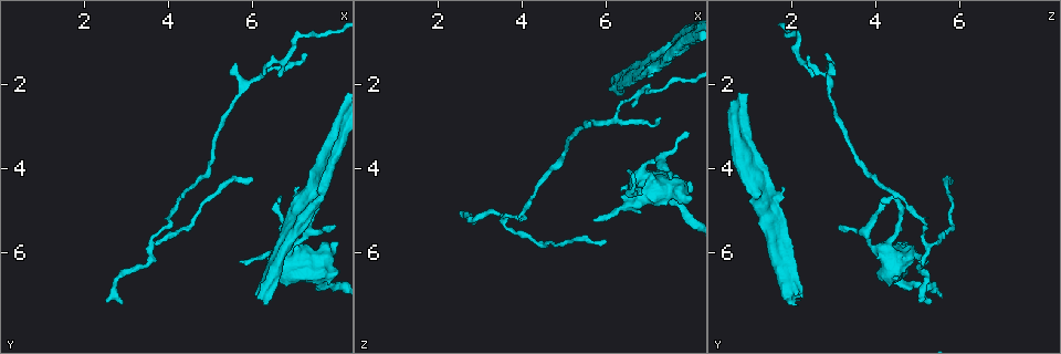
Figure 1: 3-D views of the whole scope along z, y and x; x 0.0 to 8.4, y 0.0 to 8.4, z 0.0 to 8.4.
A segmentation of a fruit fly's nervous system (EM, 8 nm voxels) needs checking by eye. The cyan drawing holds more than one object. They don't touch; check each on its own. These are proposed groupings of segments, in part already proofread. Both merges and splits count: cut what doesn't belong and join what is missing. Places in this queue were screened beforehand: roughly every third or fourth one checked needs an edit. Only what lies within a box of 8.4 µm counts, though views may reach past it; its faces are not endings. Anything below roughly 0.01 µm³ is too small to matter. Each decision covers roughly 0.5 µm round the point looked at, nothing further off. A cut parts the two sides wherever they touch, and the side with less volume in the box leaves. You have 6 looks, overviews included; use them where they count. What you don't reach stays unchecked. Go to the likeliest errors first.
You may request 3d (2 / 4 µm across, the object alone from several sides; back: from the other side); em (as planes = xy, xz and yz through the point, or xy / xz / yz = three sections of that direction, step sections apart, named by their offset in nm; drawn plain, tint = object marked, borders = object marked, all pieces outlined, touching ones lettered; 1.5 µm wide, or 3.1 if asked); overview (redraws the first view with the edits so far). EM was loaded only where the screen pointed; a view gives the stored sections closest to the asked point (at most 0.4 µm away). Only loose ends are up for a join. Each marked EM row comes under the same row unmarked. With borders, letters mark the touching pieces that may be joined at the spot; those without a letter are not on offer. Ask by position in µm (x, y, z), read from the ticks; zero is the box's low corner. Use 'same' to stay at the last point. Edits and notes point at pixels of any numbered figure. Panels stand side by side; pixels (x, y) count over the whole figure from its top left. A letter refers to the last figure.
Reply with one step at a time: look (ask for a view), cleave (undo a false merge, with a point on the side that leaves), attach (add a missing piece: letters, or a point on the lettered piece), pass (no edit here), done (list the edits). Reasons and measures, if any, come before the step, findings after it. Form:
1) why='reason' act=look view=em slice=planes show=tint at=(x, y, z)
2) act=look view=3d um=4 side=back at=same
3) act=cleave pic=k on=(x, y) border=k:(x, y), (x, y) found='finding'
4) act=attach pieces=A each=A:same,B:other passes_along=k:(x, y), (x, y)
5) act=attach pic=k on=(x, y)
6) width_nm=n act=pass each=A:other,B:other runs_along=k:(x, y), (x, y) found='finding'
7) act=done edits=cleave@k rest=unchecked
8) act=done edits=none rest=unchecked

why='free end' act=look view=3d um=2 at=(8.00, 5.35, 3.15)

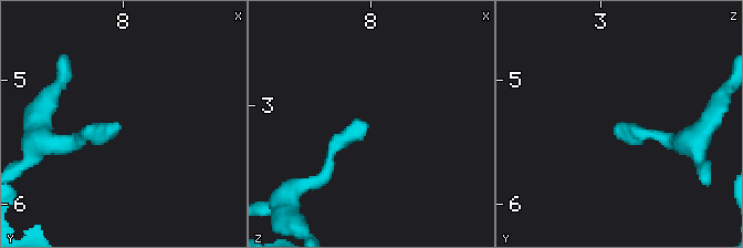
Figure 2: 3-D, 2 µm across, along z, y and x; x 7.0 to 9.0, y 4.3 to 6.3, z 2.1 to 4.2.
act=look view=em slice=yz step=8 show=borders at=(7.94, 5.34, 3.16)

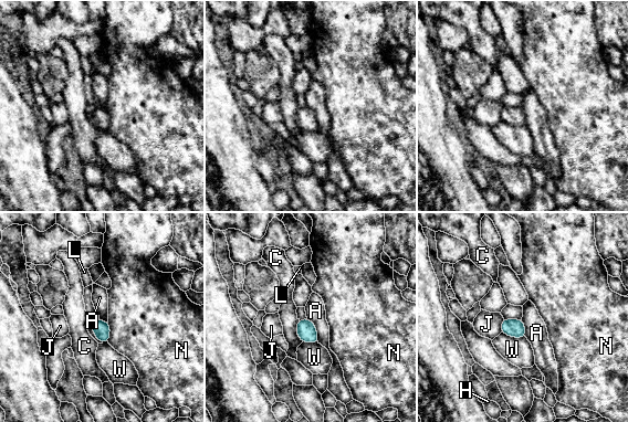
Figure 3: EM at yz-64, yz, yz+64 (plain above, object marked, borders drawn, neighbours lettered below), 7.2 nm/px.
act=pass each=A:other,C:other,H:other,J:other,L:other,N:other,W:other border=3:(503, 318), (500, 331) found='no lettered piece goes on from it'

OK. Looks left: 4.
why='thin end' act=look view=3d um=2 at=(2.80, 7.20, 5.30)

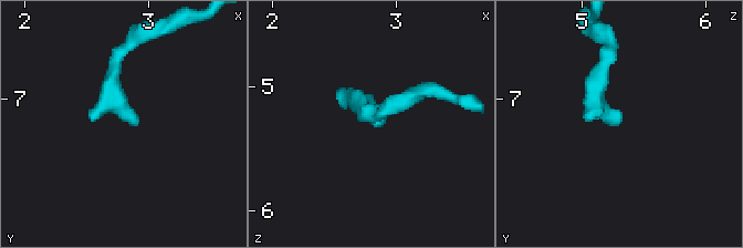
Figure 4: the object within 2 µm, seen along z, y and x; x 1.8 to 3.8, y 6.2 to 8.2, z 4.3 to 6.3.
act=look view=em slice=planes show=borders at=(2.86, 7.16, 5.30)

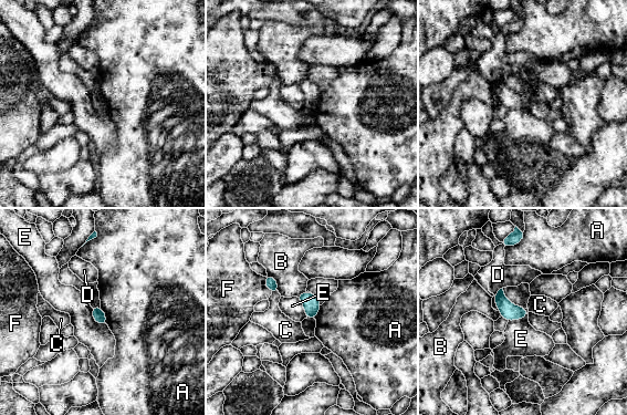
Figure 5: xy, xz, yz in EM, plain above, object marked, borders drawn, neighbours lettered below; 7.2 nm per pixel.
act=attach pieces=F each=A:other,B:other,C:other,D:other,E:other,F:same found='it goes on there'

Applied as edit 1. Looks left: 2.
why='tapers out' act=look view=em slice=yz step=8 show=borders at=(6.05, 4.30, 5.70)

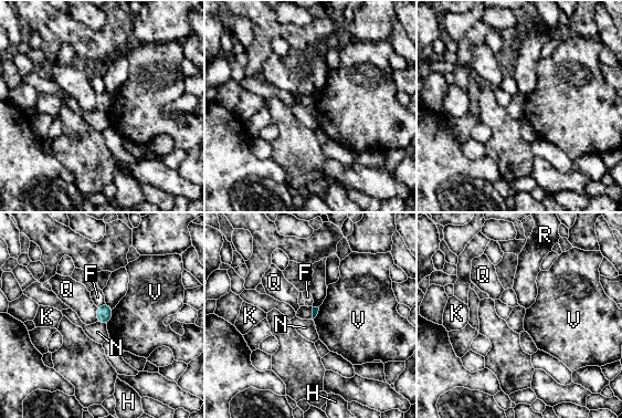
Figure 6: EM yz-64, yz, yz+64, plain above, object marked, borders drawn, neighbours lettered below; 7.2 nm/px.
why='another direction' act=look view=em slice=planes show=borders at=same

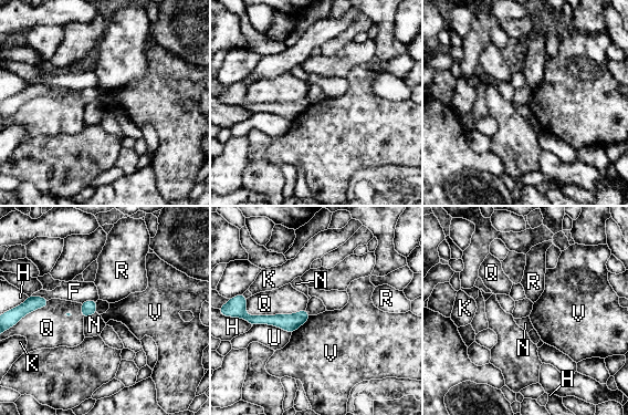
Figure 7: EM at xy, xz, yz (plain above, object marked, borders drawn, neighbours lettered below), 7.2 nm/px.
act=pass each=F:other,H:other,K:other,N:other,Q:other,R:other,U:other,V:other runs_along=7:(306, 315), (296, 320), (250, 318) found='none of them fits'

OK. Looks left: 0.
act=done edits=attach@5 rest=unchecked

